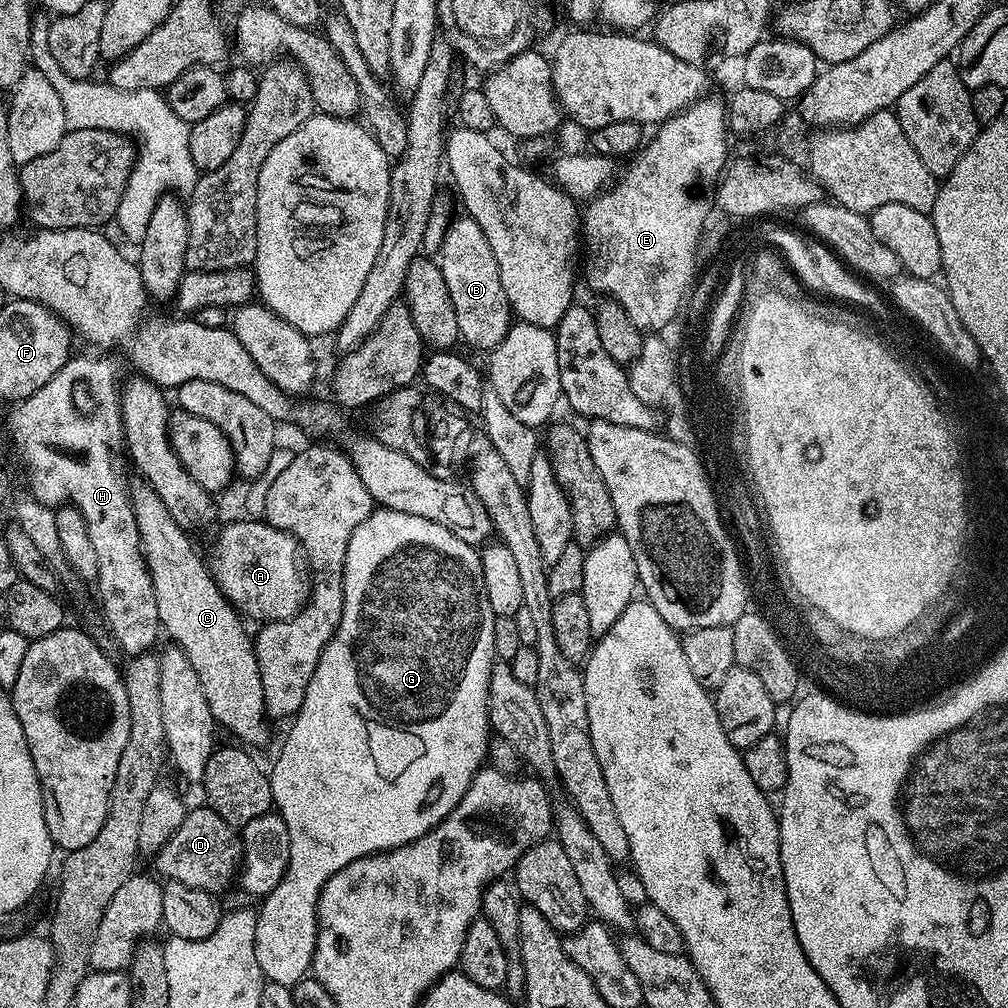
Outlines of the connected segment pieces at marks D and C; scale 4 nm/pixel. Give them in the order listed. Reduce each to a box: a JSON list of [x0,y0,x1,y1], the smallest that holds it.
[[155,806,242,894],[130,482,270,746]]

